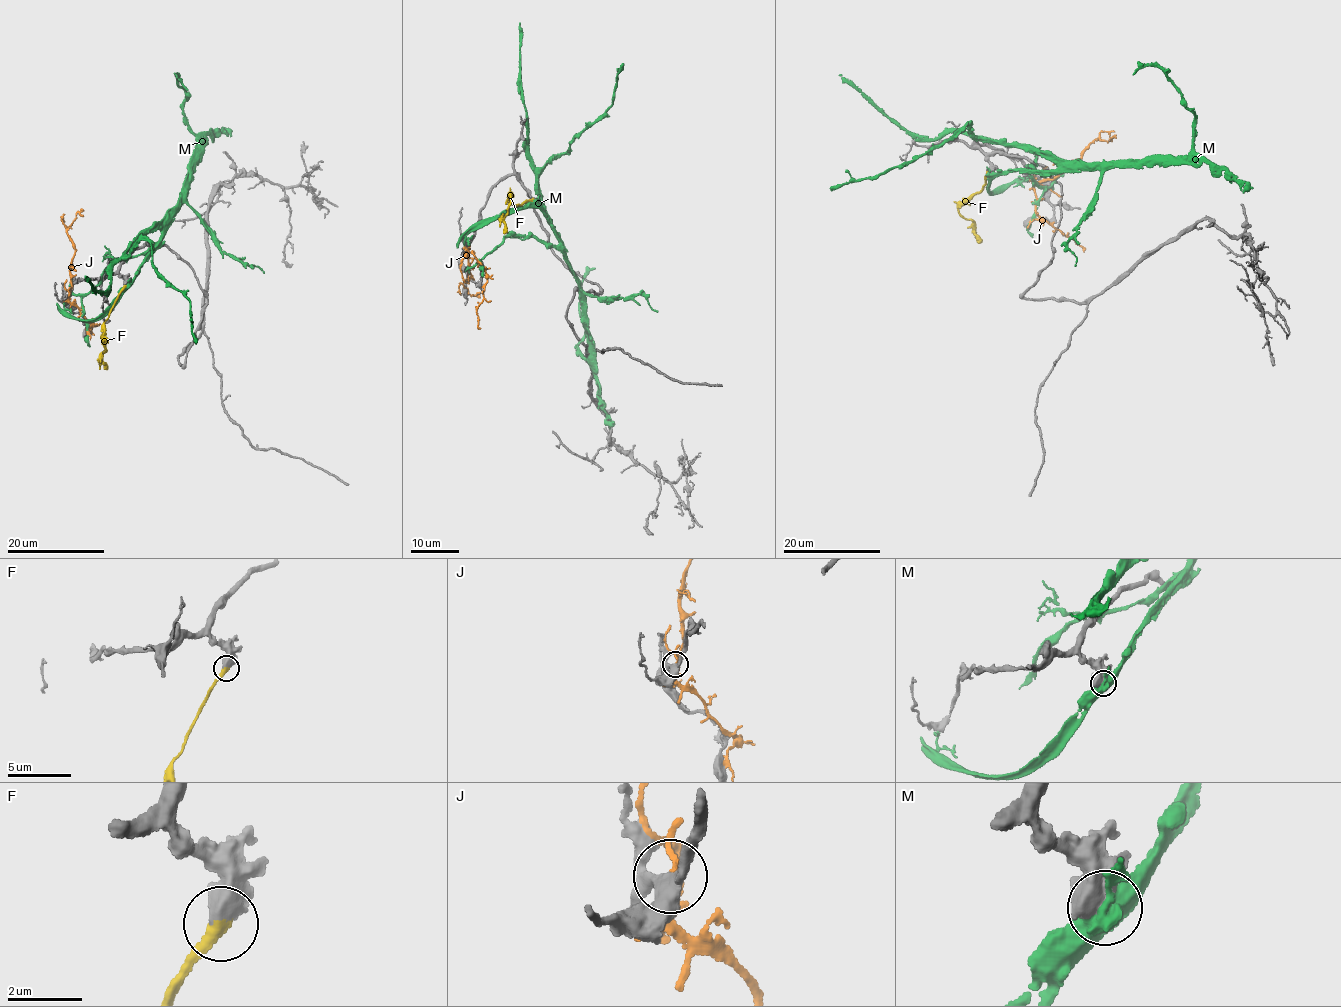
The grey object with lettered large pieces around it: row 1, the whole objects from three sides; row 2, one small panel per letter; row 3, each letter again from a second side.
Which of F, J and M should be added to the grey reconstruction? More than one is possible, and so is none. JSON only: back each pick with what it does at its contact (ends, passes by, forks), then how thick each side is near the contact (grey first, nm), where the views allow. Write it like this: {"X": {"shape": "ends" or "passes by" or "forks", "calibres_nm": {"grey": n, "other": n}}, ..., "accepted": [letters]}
{"F": {"shape": "ends", "calibres_nm": {"grey": 650, "other": 400}}, "accepted": ["F"]}

